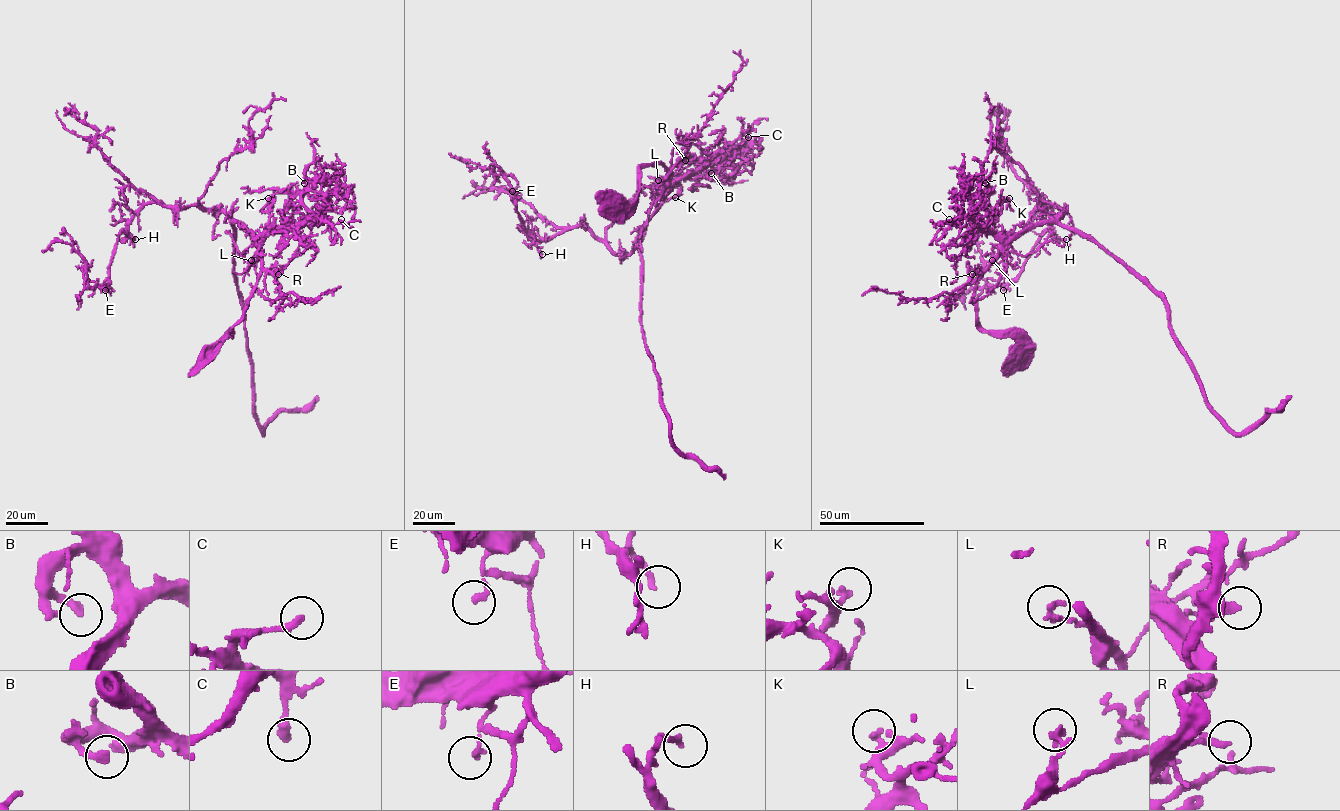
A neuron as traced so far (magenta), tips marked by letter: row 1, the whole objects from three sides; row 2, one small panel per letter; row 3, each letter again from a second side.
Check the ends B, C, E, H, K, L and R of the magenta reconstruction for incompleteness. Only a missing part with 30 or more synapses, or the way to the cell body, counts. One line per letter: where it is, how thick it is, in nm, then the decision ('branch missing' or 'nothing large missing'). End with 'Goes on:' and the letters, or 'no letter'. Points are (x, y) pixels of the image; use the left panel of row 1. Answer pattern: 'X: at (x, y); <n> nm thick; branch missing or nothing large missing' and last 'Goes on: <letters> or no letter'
B: at (304, 183); 280 nm thick; nothing large missing
C: at (341, 219); 280 nm thick; nothing large missing
E: at (105, 290); 200 nm thick; nothing large missing
H: at (135, 239); 200 nm thick; nothing large missing
K: at (268, 198); 240 nm thick; nothing large missing
L: at (251, 260); 240 nm thick; nothing large missing
R: at (278, 274); 280 nm thick; nothing large missing
Goes on: no letter

